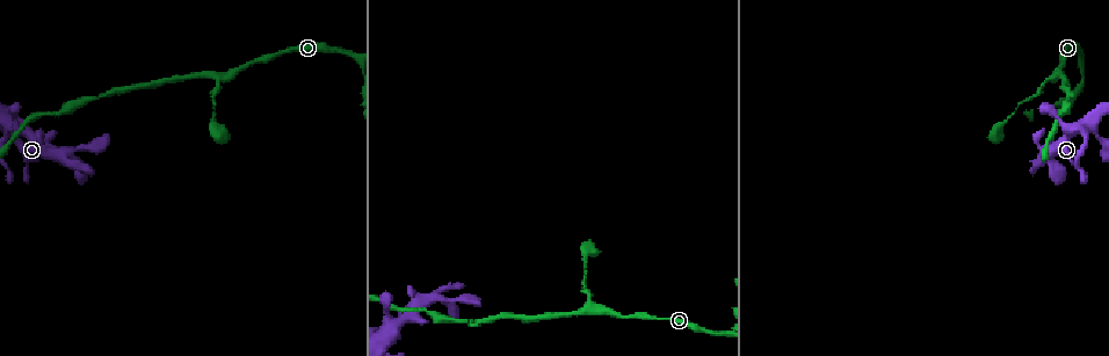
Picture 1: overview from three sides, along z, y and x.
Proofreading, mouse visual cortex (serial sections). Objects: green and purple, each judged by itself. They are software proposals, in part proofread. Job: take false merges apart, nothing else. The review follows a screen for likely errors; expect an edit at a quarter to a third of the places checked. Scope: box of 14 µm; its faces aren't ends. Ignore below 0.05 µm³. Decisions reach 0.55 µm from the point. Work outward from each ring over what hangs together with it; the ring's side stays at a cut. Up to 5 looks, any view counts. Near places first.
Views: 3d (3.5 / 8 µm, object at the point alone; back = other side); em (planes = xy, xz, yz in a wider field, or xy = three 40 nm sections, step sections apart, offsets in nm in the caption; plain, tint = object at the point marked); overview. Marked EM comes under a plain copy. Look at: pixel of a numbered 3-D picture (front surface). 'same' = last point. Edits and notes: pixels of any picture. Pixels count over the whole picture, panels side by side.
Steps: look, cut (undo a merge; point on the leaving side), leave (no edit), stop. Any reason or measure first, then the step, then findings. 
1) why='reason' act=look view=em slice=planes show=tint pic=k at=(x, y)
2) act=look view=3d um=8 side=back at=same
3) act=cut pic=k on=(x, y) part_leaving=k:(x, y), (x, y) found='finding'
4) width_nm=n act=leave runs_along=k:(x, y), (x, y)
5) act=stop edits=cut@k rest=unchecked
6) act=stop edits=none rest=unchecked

why='sudden change in width' act=look view=3d um=3.5 pic=1 at=(9, 125)

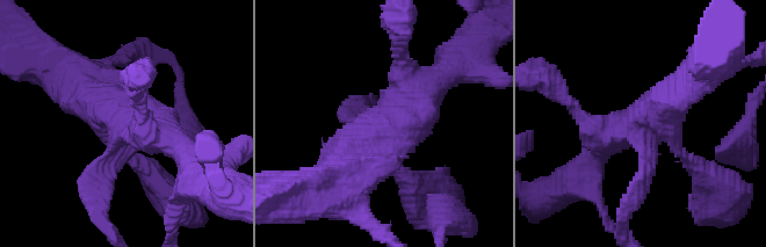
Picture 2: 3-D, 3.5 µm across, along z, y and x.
arms=4 arm_widths_nm=150,200,400,500 why='now the EM' act=look view=em slice=xy step=2 show=tint pic=2 at=(638, 123)

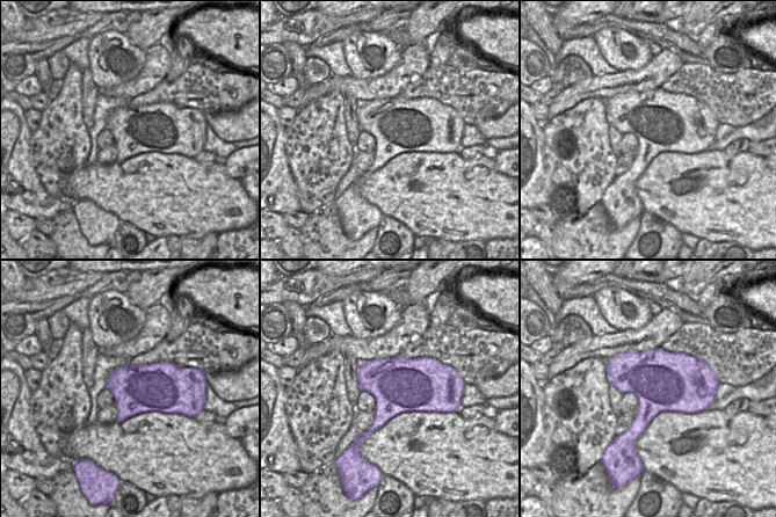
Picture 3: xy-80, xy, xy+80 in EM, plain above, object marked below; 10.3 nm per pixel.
act=leave runs_along=2:(448, 73), (373, 130), (355, 121) found='all the same cell'

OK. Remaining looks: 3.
why='branch point' act=look view=3d um=3.5 pic=1 at=(438, 295)

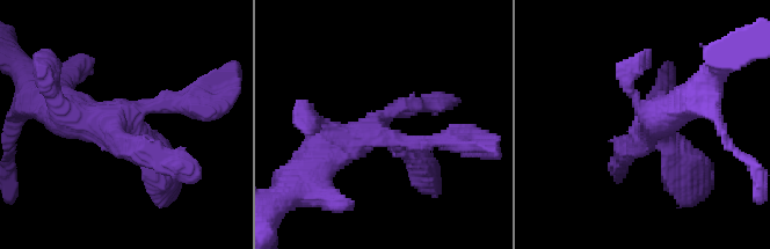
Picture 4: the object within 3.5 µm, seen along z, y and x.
arms=4 arm_widths_nm=200,250,300,500 act=look view=em slice=xy step=3 show=tint pic=4 at=(377, 132)

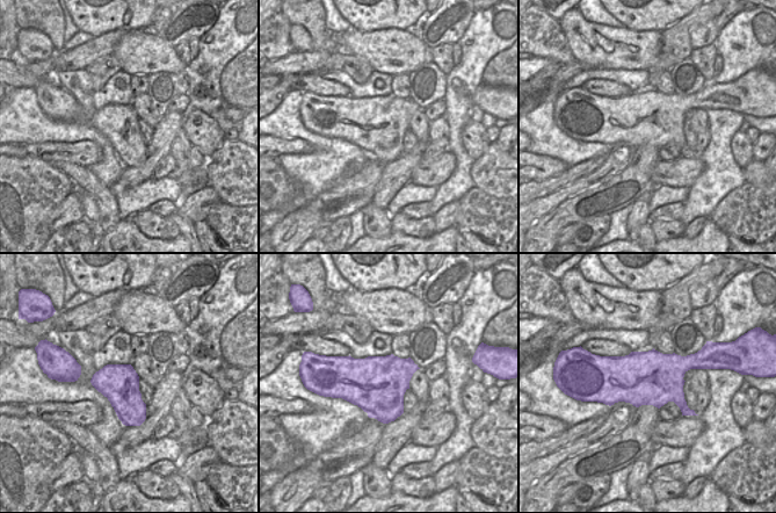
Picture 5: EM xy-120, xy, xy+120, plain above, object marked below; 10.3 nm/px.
width_nm=600 act=leave runs_along=4:(58, 105), (132, 123), (165, 169) found='continuous, no second cell'

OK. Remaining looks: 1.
act=stop edits=none rest=unchecked

